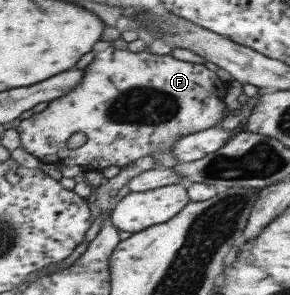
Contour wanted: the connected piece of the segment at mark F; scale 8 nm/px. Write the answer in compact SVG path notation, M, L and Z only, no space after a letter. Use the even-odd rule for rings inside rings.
M107 47L95 53L93 61L85 67L81 83L77 83L69 95L55 99L47 109L20 122L17 130L21 136L21 147L44 163L78 165L86 170L101 171L109 165L122 168L130 161L149 154L155 162L165 159L170 165L175 165L179 161L174 157L170 160L170 147L174 141L184 135L217 126L225 117L223 98L228 84L203 64L177 60L170 54L157 55L147 50L131 53ZM76 132L84 133L86 137L85 143L77 149L69 147L70 135Z

